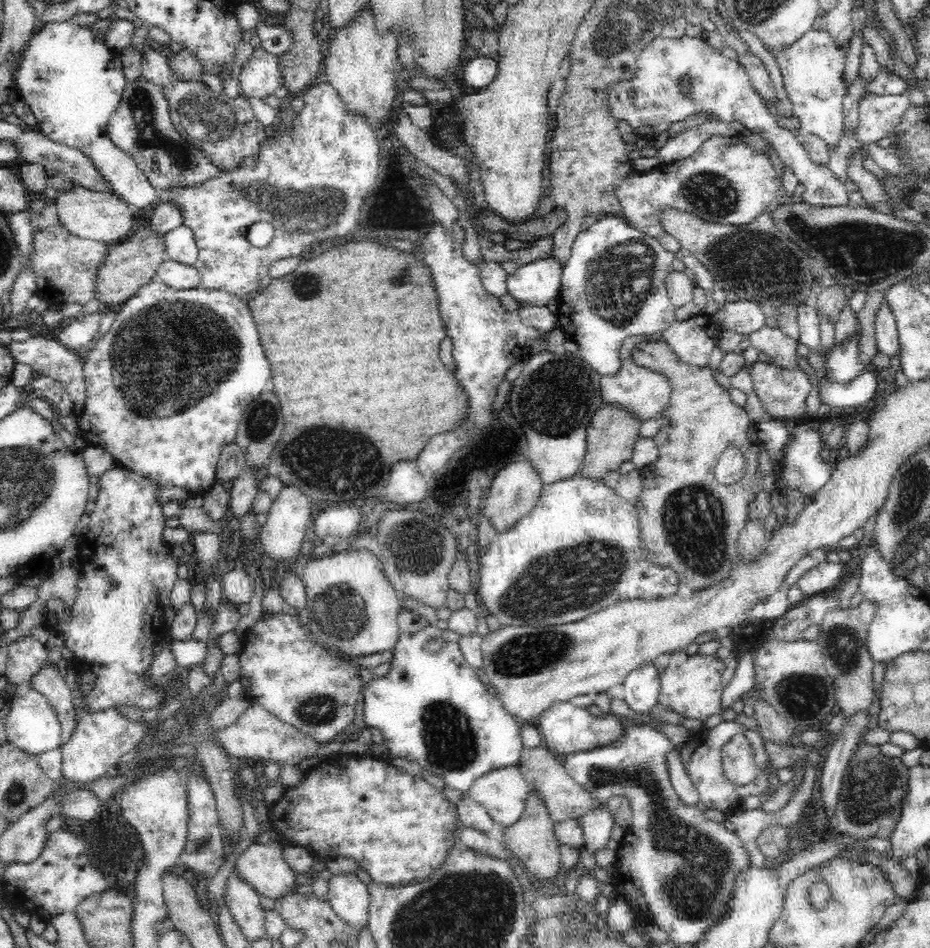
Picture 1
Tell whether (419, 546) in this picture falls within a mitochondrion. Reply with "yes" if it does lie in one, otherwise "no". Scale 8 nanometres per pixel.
yes

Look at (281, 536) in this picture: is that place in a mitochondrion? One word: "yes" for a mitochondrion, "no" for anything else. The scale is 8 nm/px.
no

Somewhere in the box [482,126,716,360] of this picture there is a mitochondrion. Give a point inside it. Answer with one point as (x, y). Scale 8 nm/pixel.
(619, 282)

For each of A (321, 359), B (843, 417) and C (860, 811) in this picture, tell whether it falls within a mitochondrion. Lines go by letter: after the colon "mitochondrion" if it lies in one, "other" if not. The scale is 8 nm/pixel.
A: other
B: other
C: mitochondrion

